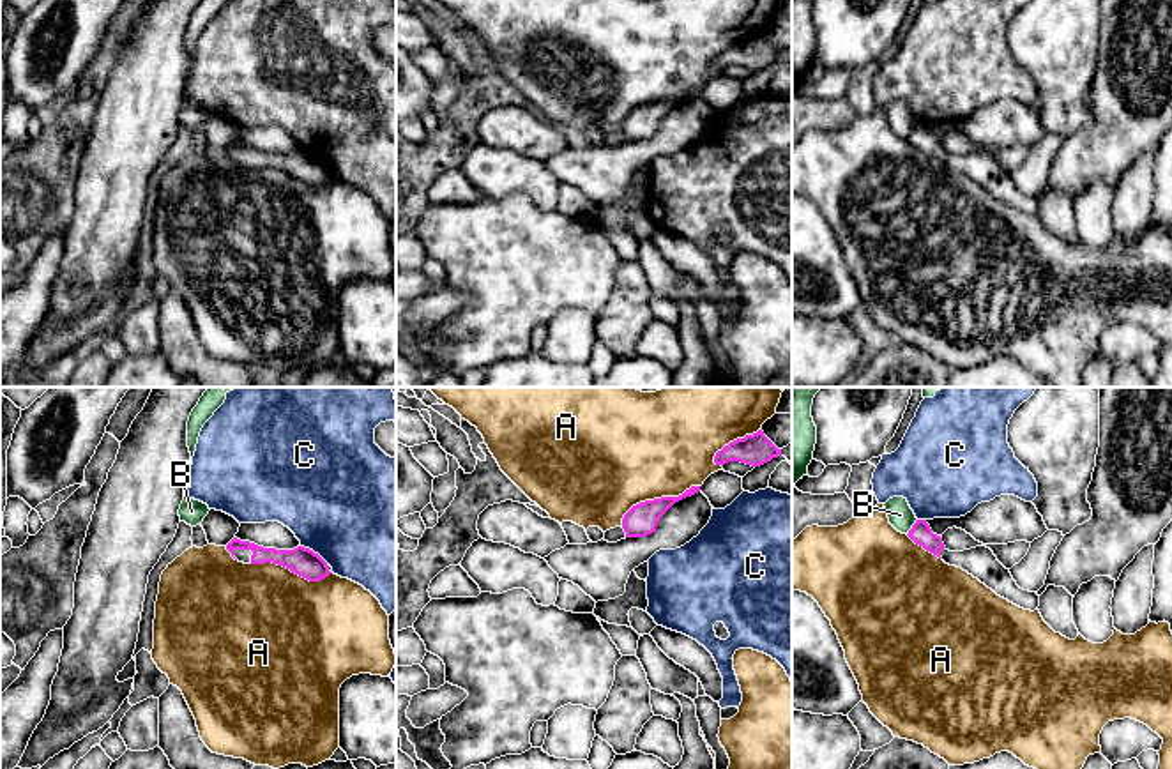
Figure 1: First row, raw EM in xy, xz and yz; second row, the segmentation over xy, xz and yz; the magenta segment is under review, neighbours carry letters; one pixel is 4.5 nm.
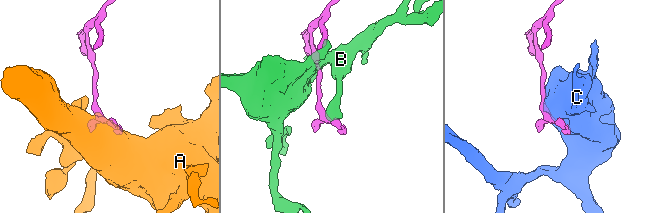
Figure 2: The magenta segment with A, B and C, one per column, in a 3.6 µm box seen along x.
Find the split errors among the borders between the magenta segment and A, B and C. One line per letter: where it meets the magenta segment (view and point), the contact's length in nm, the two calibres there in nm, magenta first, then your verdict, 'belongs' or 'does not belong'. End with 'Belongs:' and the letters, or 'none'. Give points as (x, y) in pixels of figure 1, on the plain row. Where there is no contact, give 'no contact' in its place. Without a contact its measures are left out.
A: meets magenta in xz at (656, 103); contact 400 nm long; 150 nm thick on the magenta side, 480 nm on the other; does not belong
B: meets magenta in yz at (913, 131); contact 90 nm long; 100 nm thick on the magenta side, 120 nm on the other; does not belong
C: meets magenta in xy at (313, 156); contact 150 nm long; 130 nm thick on the magenta side, 500 nm on the other; does not belong
Belongs: none

